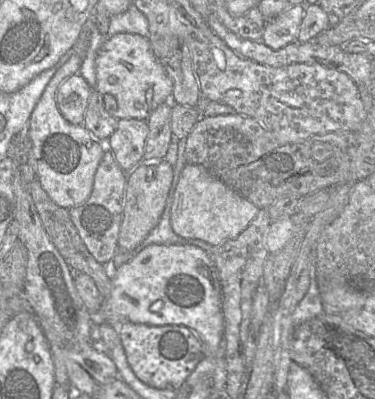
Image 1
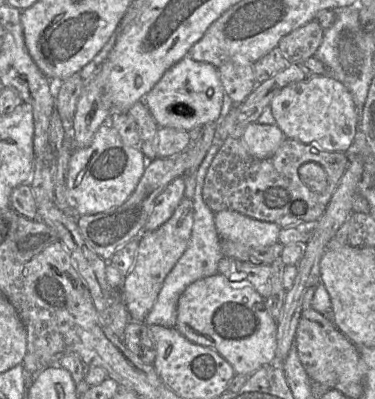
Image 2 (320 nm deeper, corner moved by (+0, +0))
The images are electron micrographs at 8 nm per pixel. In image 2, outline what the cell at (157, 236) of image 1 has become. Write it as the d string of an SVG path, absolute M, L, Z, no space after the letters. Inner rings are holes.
M223 140L214 141L196 171L196 188L192 199L194 205L194 222L190 241L183 255L179 258L163 281L157 300L144 321L148 325L161 325L168 328L175 328L177 320L177 304L182 292L191 283L218 273L218 263L223 257L221 251L221 238L215 226L215 214L208 205L206 205L203 199L202 190L207 170L215 155L219 151L222 142Z

